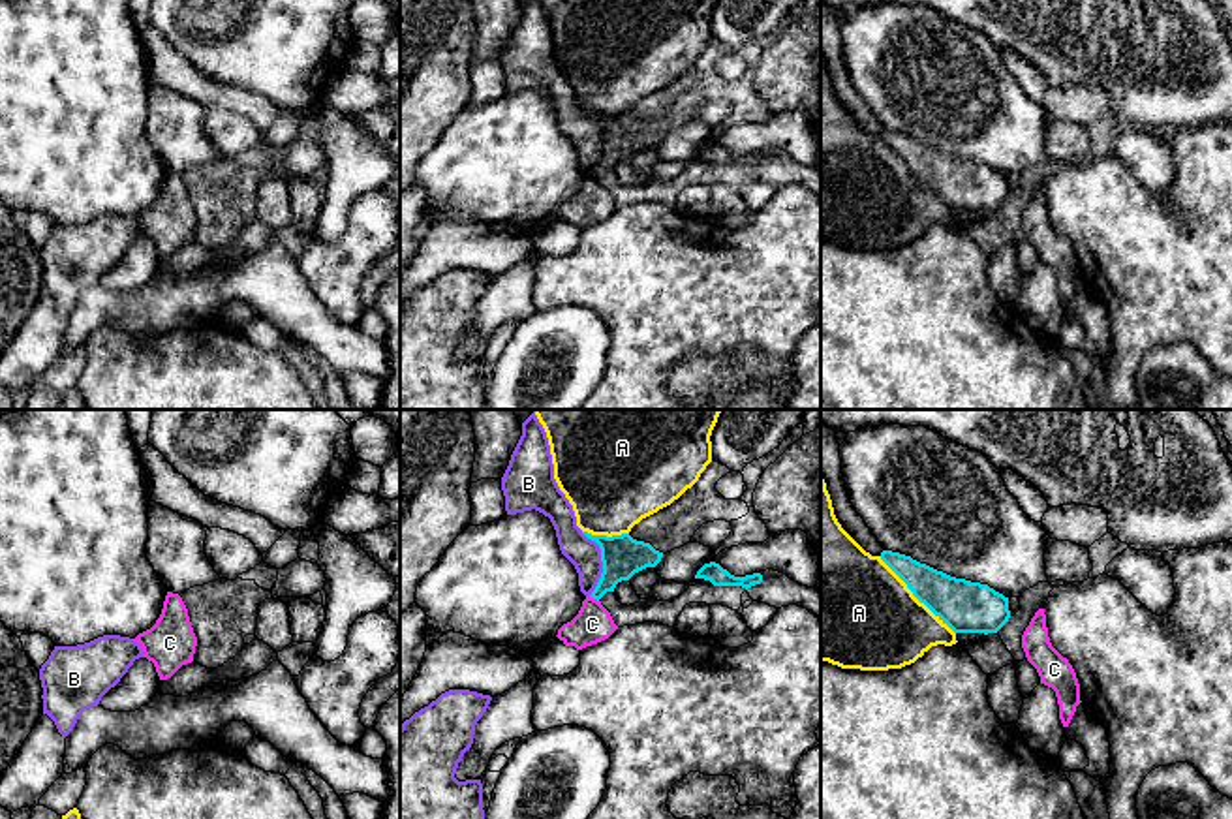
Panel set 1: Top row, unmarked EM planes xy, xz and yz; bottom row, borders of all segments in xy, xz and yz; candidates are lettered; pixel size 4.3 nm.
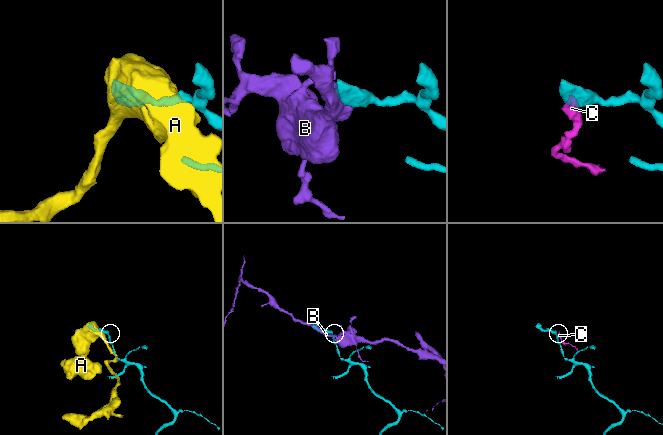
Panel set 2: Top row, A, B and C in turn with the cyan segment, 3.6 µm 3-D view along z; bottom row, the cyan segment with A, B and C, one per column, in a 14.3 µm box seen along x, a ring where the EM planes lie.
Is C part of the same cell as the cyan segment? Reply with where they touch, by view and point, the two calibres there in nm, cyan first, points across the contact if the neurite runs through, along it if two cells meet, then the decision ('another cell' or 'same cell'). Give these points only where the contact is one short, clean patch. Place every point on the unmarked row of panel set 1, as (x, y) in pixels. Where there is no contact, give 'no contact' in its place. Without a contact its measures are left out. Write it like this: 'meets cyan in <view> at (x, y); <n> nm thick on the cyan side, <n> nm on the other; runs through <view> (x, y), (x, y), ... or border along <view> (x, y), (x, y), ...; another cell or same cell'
meets cyan in xz at (594, 177); 180 nm thick on the cyan side, 160 nm on the other; border along xz (590, 175), (598, 181); another cell

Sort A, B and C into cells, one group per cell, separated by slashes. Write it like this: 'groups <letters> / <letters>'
groups A / B / C

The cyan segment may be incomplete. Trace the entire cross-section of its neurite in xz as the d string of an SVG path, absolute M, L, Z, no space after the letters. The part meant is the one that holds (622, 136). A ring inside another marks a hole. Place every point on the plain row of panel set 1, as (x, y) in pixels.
M582 113L601 128L603 152L590 175L597 180L607 171L614 171L618 162L629 160L646 147L655 147L663 137L663 131L655 130L650 122L633 118L629 113L612 116Z

